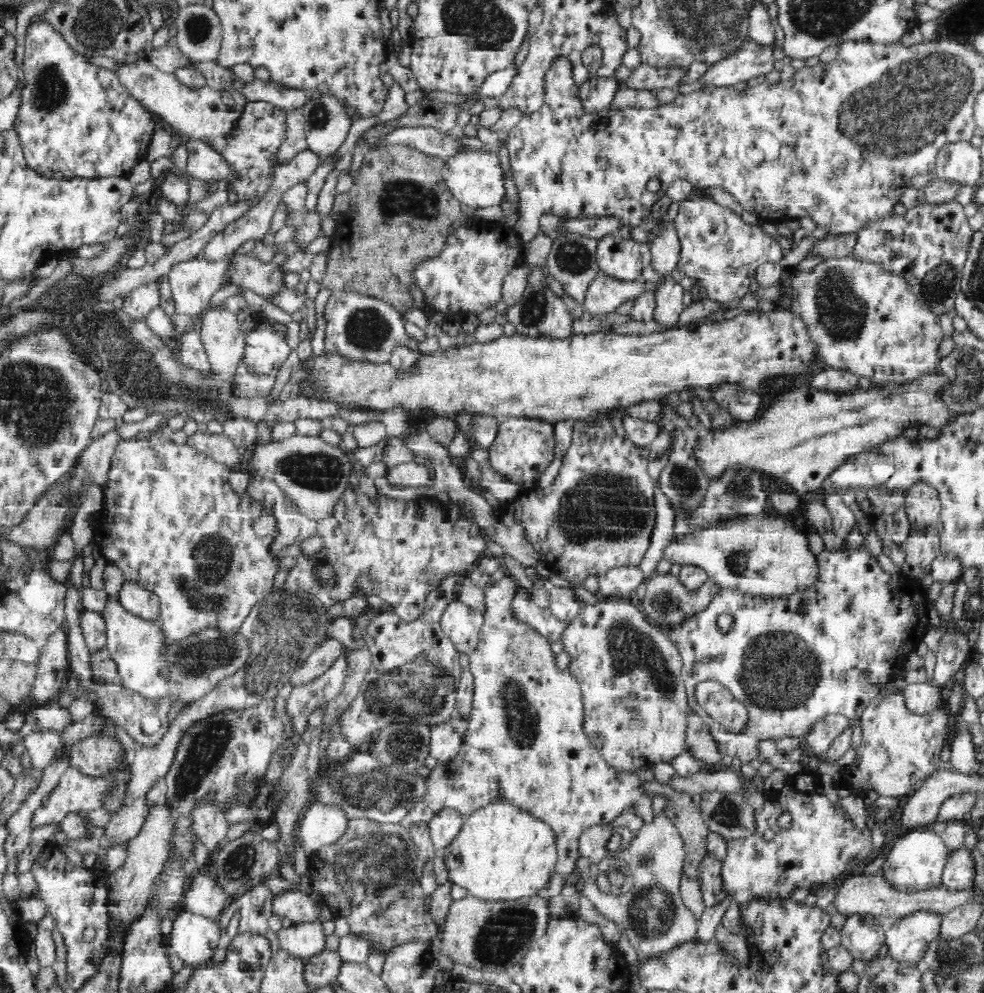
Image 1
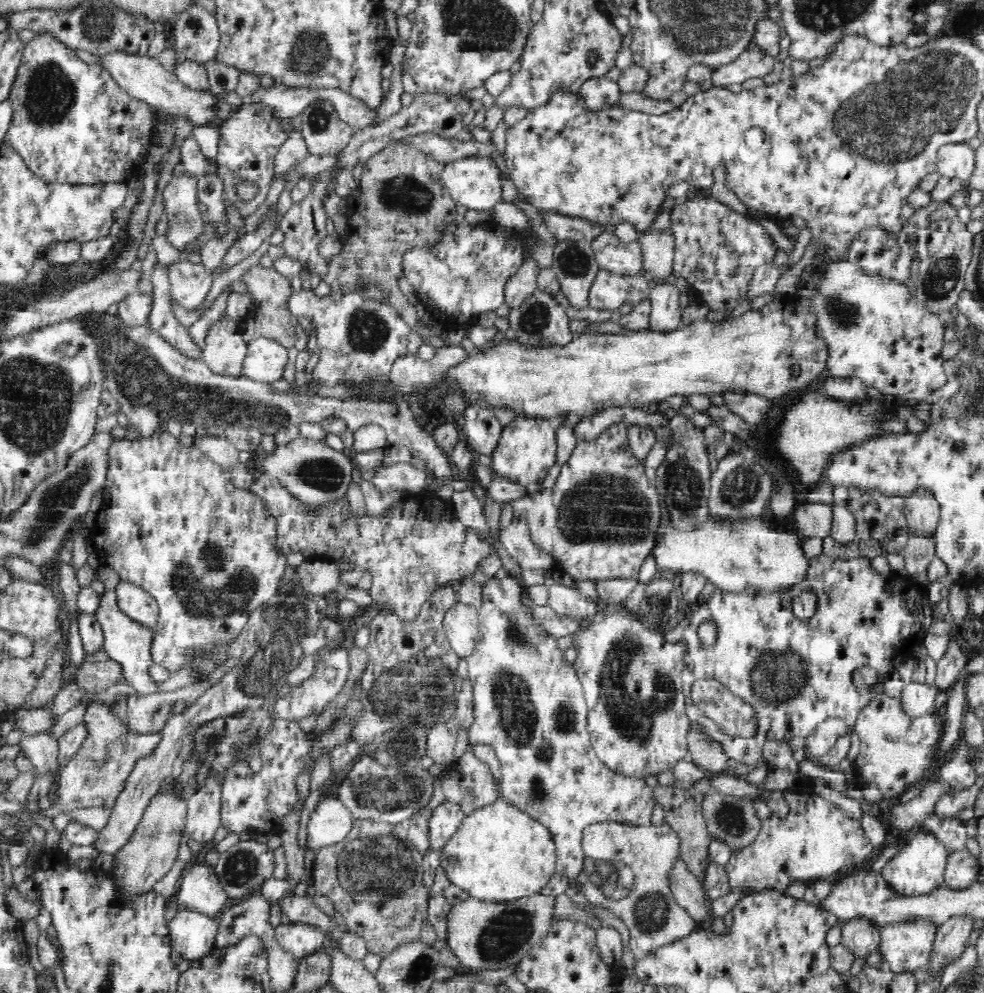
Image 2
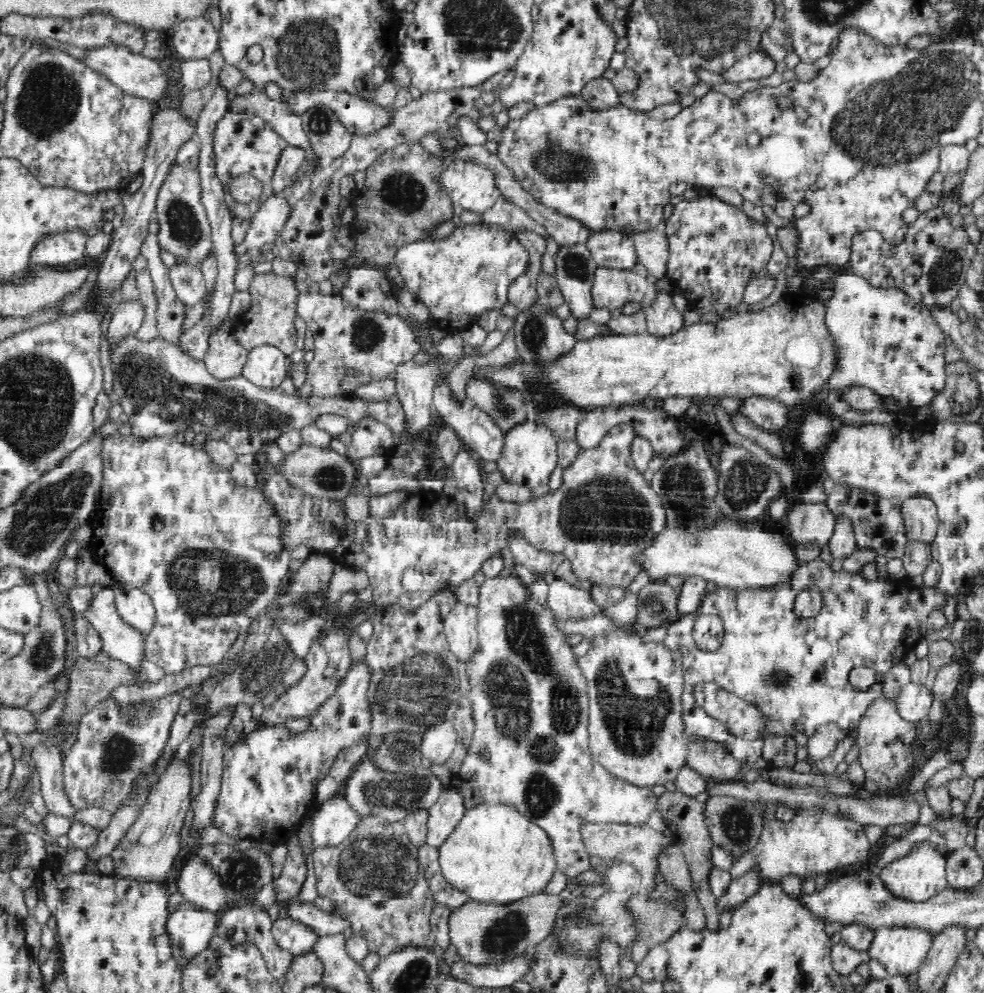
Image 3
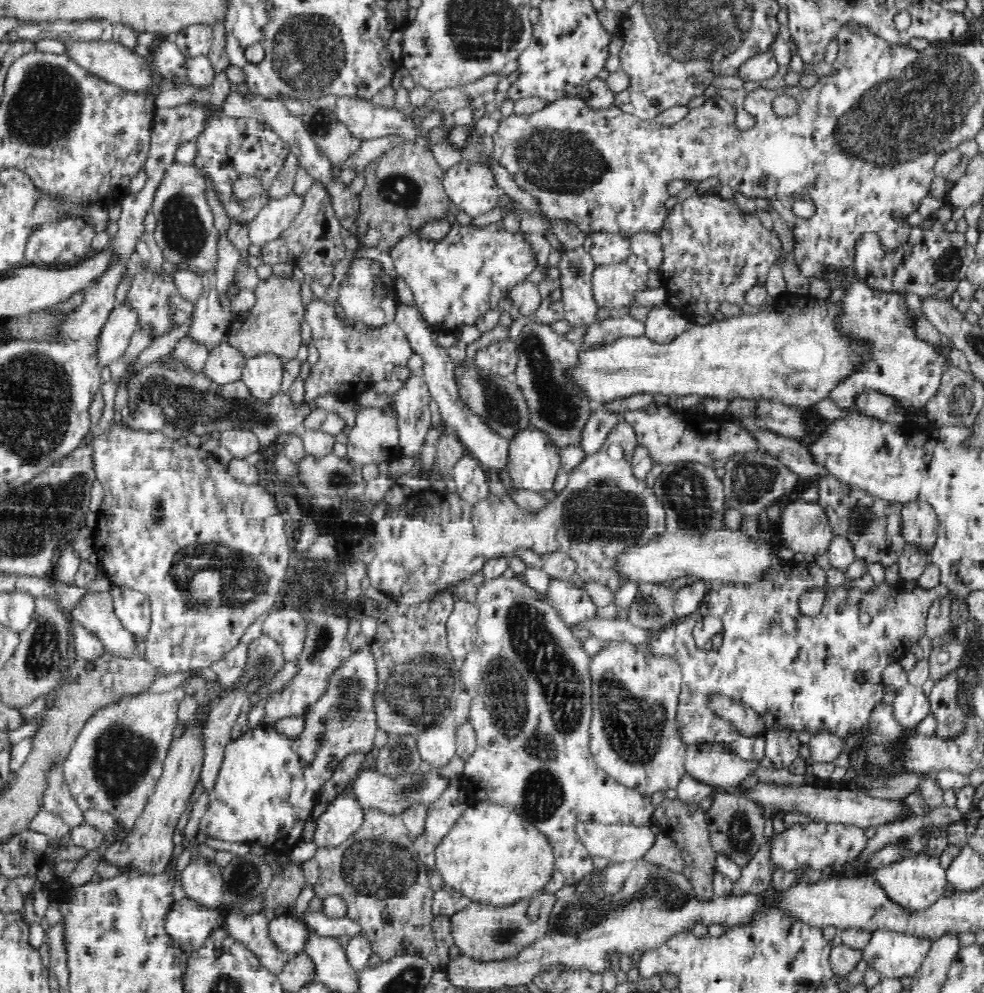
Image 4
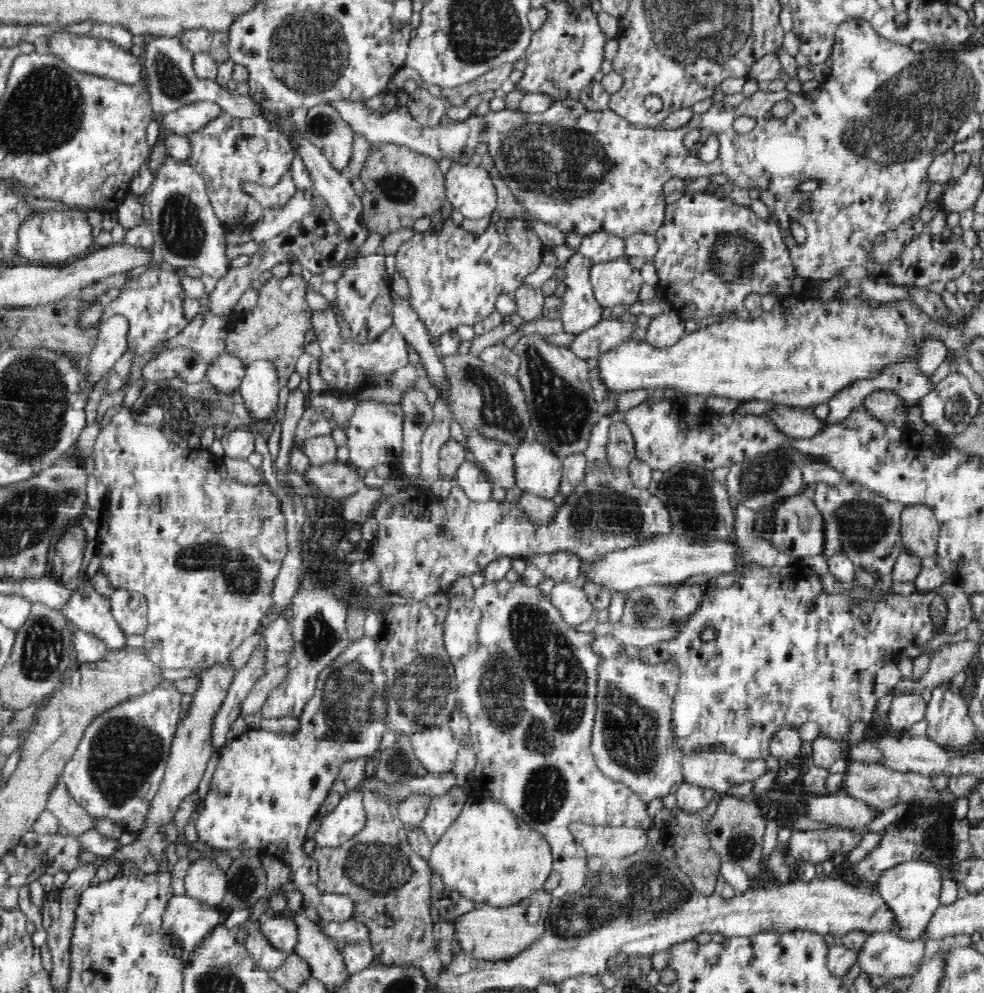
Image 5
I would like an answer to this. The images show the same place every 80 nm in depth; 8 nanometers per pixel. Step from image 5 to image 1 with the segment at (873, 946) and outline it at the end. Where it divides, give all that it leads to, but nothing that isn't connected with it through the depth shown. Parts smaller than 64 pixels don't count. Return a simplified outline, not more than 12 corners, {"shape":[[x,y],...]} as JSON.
{"shape":[[916,910],[886,932],[888,954],[917,964],[944,915]]}

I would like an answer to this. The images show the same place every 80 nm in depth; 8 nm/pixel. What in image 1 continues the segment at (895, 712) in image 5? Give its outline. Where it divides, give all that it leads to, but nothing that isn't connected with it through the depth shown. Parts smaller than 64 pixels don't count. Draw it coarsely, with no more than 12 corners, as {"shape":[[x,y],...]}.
{"shape":[[932,682],[907,684],[906,708],[919,715],[942,706],[942,688]]}

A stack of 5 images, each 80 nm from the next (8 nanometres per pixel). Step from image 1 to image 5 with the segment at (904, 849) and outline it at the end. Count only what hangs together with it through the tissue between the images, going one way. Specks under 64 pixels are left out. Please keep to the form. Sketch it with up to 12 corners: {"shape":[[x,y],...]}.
{"shape":[[932,859],[902,862],[877,886],[899,936],[922,938],[940,904],[943,872]]}

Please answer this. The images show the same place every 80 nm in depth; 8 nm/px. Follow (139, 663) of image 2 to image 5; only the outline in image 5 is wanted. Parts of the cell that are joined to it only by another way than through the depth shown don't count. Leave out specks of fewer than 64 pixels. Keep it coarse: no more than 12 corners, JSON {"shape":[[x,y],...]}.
{"shape":[[76,590],[61,612],[108,650],[128,646],[110,599]]}

